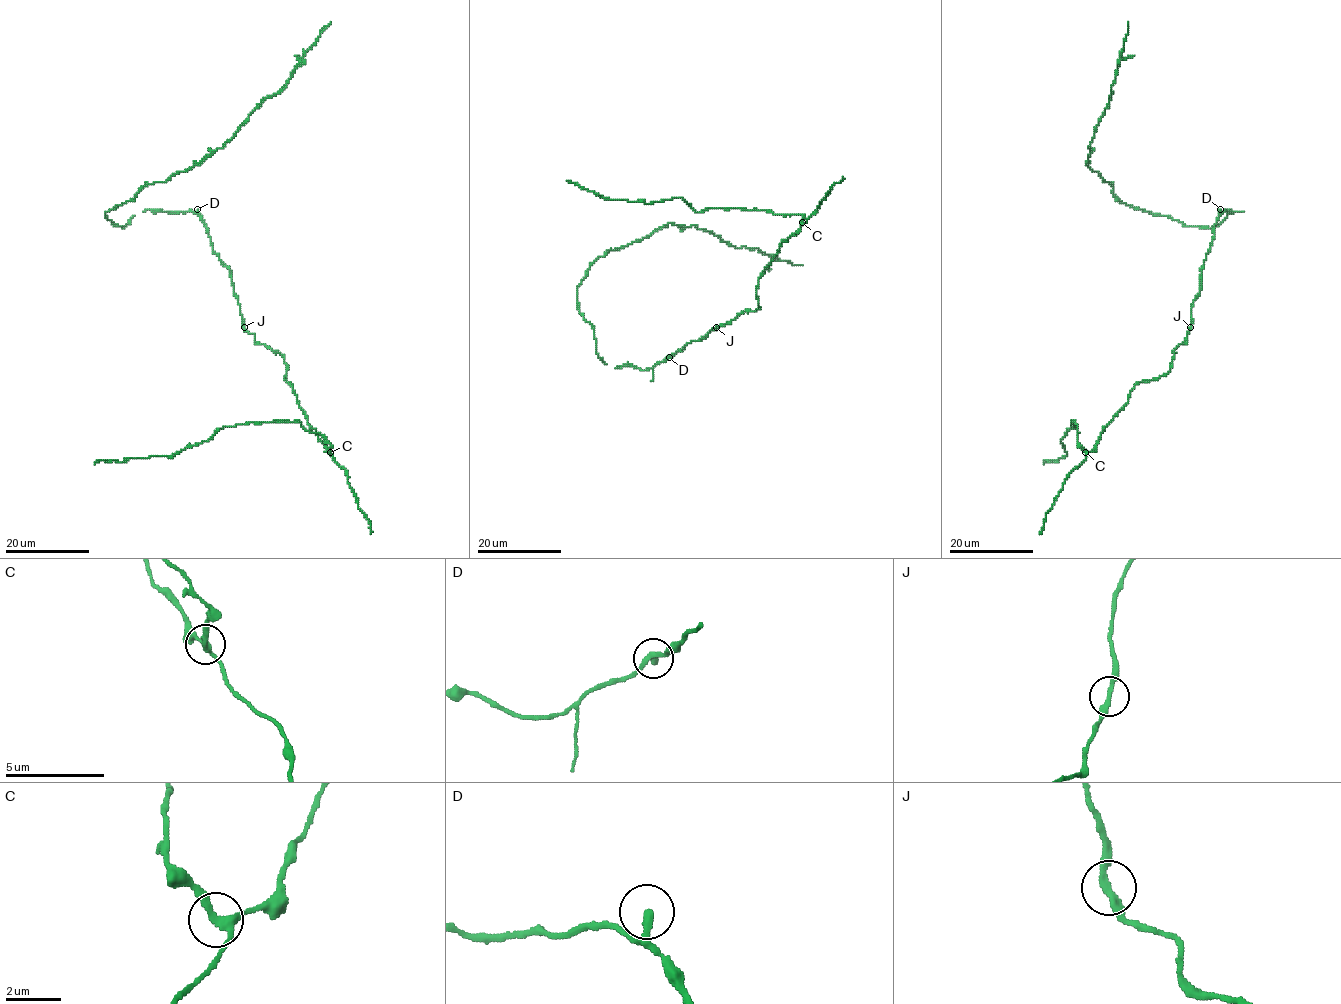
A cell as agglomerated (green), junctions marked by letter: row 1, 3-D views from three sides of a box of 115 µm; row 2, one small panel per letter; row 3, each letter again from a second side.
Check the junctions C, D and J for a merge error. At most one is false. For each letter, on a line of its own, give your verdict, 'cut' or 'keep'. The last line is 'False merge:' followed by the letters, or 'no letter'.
C: cut
D: keep
J: keep
False merge: C

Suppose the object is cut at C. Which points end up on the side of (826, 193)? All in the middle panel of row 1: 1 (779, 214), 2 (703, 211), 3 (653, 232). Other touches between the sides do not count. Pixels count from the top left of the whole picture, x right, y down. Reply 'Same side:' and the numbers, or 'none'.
Same side: 3

